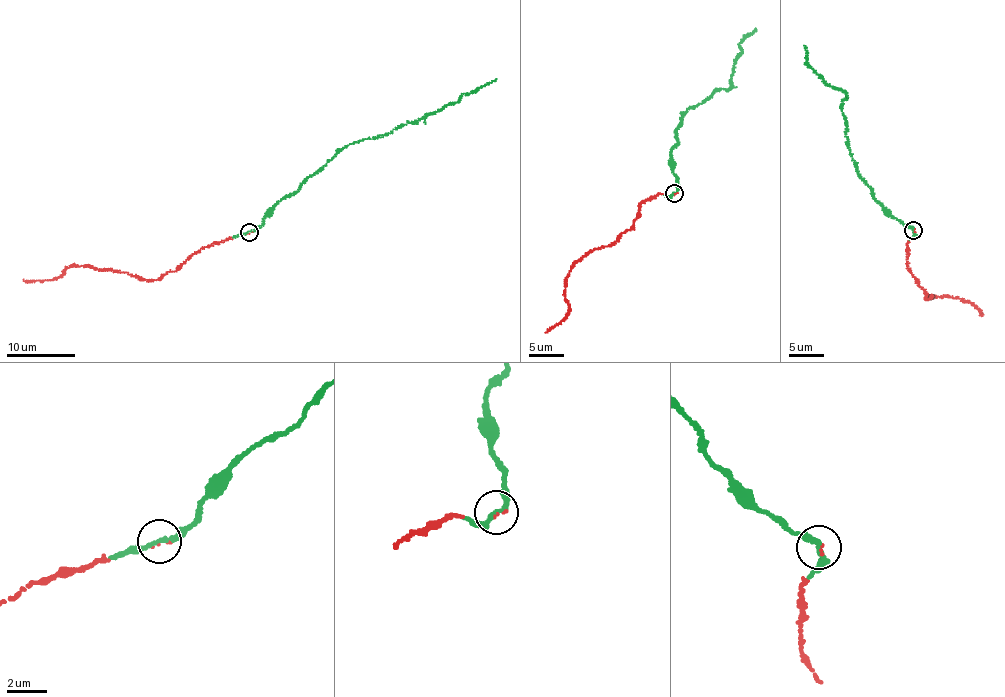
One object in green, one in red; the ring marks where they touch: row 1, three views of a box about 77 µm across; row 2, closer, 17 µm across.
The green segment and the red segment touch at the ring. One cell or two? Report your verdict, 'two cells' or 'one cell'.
one cell

